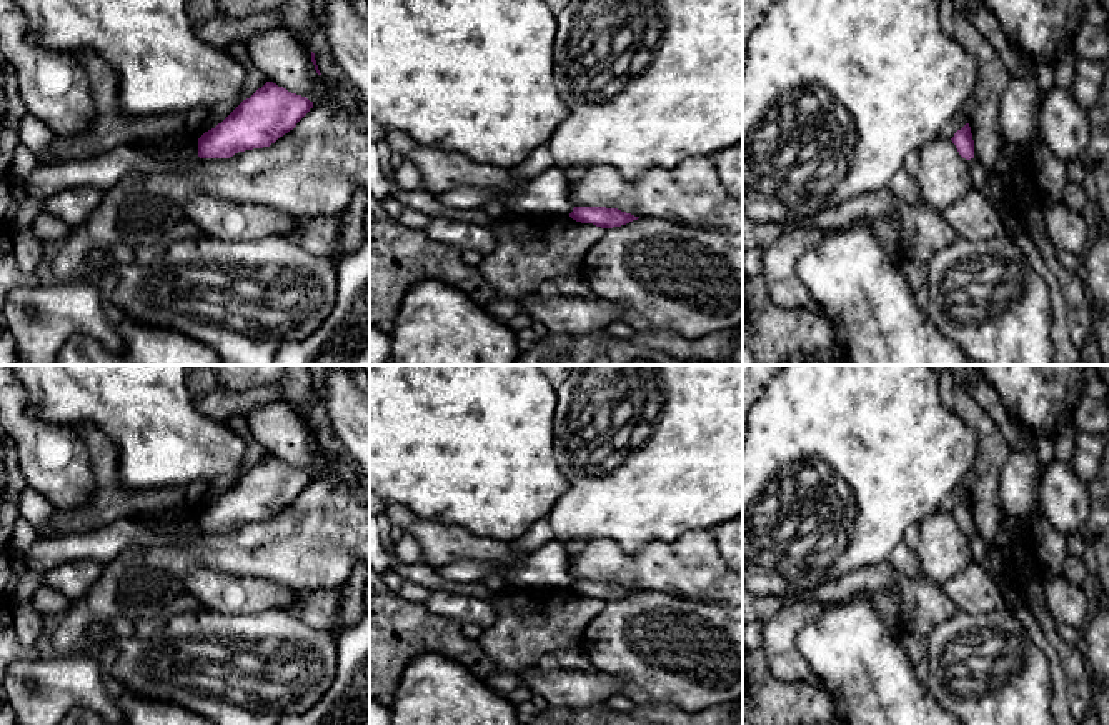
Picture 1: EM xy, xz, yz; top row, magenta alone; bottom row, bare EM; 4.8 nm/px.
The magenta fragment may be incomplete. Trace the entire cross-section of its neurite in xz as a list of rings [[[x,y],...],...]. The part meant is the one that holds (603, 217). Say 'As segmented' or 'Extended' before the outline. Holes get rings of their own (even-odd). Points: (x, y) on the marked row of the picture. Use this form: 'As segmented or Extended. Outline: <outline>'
As segmented. Outline: [[[574,207],[569,217],[581,223],[593,223],[601,228],[626,225],[639,217],[606,207]]]

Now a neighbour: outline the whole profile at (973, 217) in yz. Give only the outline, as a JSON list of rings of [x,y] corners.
[[[974,188],[942,212],[947,225],[966,240],[987,240],[996,237],[1001,220],[994,205]]]

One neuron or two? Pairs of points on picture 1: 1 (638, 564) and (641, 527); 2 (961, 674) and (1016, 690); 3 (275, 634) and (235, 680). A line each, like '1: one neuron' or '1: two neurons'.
1: two neurons
2: one neuron
3: one neuron

